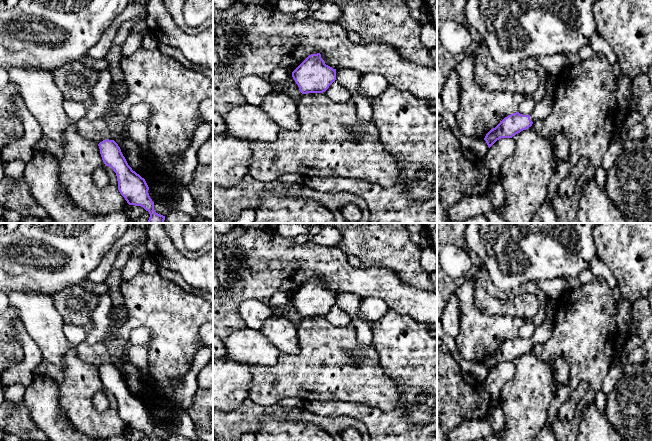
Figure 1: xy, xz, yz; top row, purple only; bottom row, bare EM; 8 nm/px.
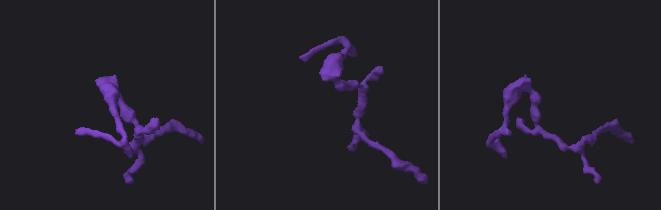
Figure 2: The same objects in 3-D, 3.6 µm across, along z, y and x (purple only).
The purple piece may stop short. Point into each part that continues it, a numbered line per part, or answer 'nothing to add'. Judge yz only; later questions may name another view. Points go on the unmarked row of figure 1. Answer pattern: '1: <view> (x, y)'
1: yz (543, 332)

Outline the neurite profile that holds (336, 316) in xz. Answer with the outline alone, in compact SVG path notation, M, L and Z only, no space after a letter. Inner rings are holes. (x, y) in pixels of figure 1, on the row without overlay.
M335 304L329 312L323 316L325 320L331 323L333 326L343 327L352 323L351 317L342 310L337 304Z

